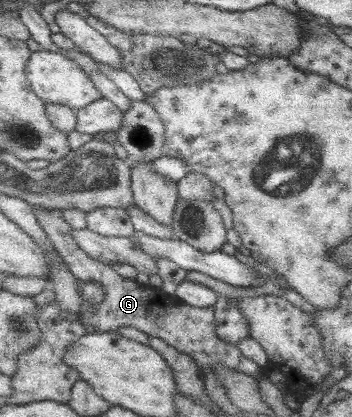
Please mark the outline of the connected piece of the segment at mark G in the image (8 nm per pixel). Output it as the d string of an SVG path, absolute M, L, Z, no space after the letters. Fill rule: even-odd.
M32 205L39 226L53 243L54 250L68 266L76 279L81 282L100 282L104 288L104 299L97 304L85 301L82 304L80 320L86 326L92 326L100 332L116 332L122 326L132 326L142 330L148 336L156 336L173 348L193 356L200 368L210 368L213 364L224 364L233 370L243 372L251 377L265 377L263 368L247 358L237 348L237 344L221 340L216 333L214 307L199 308L185 304L176 295L171 296L161 290L153 290L137 280L122 277L113 270L112 265L91 258L83 252L71 238L71 226L56 215L52 209ZM205 343L205 345L203 345Z

